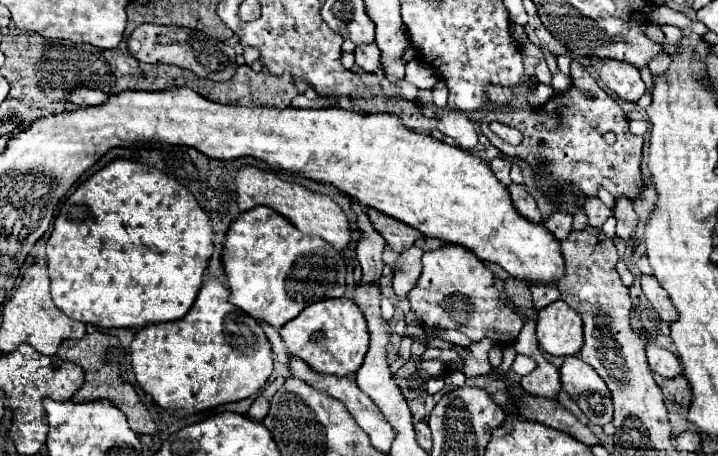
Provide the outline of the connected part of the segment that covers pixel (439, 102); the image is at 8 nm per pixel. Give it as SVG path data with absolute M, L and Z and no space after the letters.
M437 83L435 89L431 89L431 93L433 93L433 103L435 103L439 109L447 109L447 95L449 95L447 85L445 85L445 83Z

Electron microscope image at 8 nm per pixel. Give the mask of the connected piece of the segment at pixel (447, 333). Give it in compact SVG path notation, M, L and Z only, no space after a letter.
M439 329L437 337L449 341L449 343L455 343L455 345L463 345L463 347L469 347L469 345L473 343L467 335L463 335L463 333L457 331L457 329Z

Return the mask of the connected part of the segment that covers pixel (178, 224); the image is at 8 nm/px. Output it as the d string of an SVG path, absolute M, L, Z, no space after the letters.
M113 159L61 205L47 241L51 299L67 317L107 329L181 319L197 297L203 271L213 255L213 239L209 217L187 187L155 167Z

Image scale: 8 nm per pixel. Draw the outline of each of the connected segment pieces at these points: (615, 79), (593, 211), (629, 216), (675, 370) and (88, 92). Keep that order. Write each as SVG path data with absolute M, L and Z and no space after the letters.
M595 59L595 71L599 79L623 101L637 103L645 93L645 83L641 81L639 69L623 61Z
M585 197L583 209L587 213L589 225L597 227L597 229L601 229L601 225L605 223L605 219L611 215L611 209L607 205L603 205L601 199L597 199L597 197Z
M619 197L615 199L613 205L613 217L617 219L617 237L621 239L631 239L637 227L637 215L631 207L631 201L627 197Z
M649 345L647 347L647 361L649 361L649 367L653 373L661 375L661 377L677 377L681 375L681 365L679 365L679 359L667 351L667 349L661 349L661 347L655 347L655 345Z
M79 87L75 91L71 91L67 95L67 101L79 105L79 107L93 107L93 105L103 105L107 101L107 93L99 91L99 89L87 89L87 87Z

